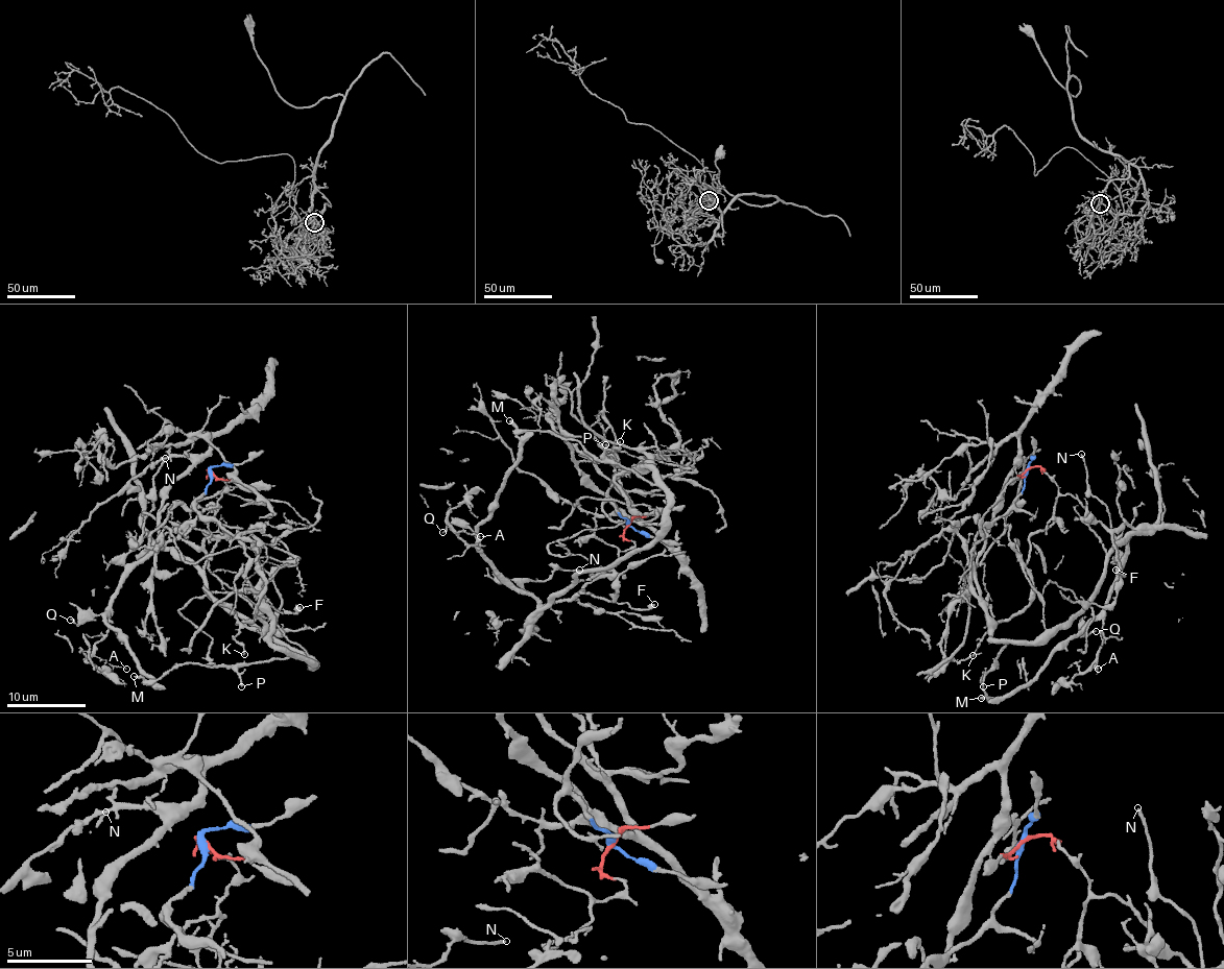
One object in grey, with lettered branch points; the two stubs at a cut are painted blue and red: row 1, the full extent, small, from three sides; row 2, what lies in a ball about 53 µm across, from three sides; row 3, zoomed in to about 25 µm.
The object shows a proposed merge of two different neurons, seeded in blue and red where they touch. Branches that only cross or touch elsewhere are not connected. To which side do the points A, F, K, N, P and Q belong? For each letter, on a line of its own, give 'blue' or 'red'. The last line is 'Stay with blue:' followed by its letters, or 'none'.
A: red
F: red
K: blue
N: red
P: blue
Q: red
Stay with blue: K, P

